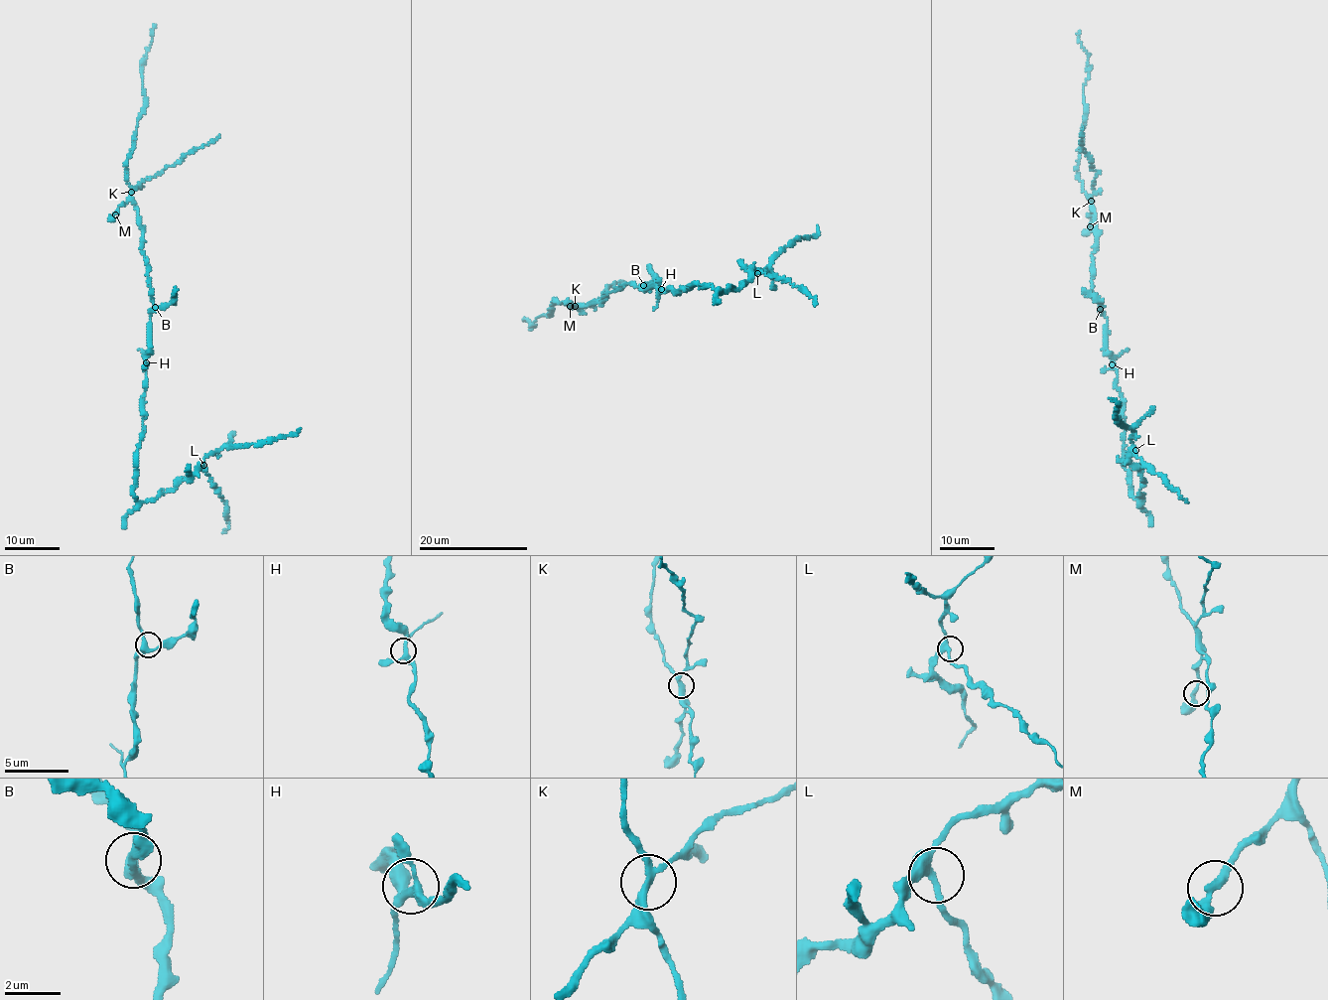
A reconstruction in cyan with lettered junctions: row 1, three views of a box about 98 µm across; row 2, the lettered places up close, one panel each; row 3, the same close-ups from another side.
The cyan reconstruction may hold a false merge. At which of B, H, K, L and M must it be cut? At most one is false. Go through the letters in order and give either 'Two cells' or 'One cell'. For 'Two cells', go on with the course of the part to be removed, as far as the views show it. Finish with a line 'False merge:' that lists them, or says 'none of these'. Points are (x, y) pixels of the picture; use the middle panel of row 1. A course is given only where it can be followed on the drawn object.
B: One cell
H: One cell
K: Two cells. Course of the part to remove: (575, 306), (593, 307), (608, 287), (614, 283), (625, 283)
L: One cell
M: One cell
False merge: K

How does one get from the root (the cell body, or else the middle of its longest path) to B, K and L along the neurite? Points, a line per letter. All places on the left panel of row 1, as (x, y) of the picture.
B: (148, 355), (148, 323), (155, 307)
K: (148, 355), (152, 299), (148, 263), (142, 251), (142, 228), (131, 192)
L: (148, 355), (142, 436), (136, 454), (133, 496), (141, 502), (153, 500), (173, 490), (203, 465)

